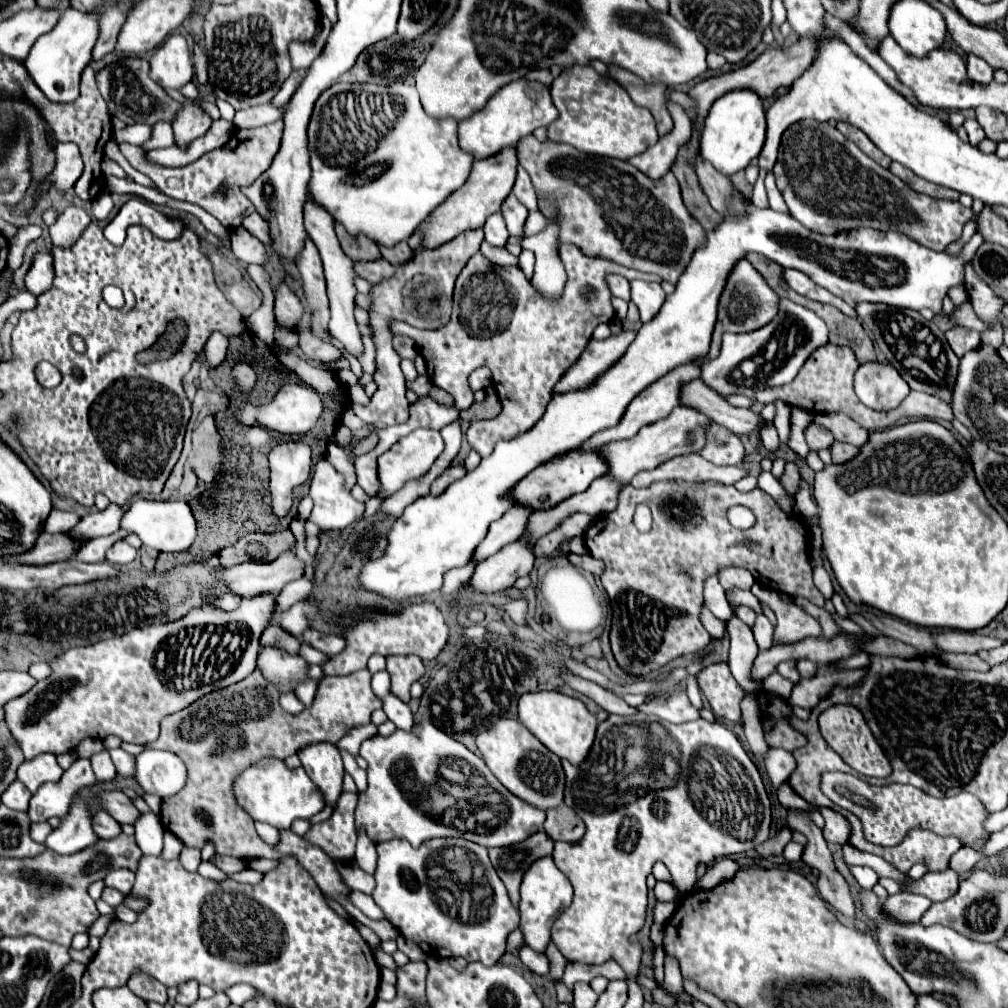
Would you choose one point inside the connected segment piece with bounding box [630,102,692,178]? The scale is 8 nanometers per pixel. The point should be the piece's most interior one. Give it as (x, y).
(658, 159)

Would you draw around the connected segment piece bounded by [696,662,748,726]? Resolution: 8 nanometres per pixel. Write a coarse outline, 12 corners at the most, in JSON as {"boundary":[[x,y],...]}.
{"boundary":[[728,662],[696,678],[714,716],[744,726],[740,704],[748,692]]}

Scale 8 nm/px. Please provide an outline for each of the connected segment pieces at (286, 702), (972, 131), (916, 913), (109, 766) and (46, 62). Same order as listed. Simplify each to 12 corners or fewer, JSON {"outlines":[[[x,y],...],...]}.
{"outlines":[[[294,692],[280,698],[282,706],[288,714],[298,714],[304,710]],[[966,118],[964,128],[970,144],[976,144],[986,136],[976,118]],[[900,892],[888,896],[882,910],[896,922],[920,922],[932,902]],[[108,750],[90,758],[98,782],[116,776]],[[68,10],[24,68],[50,102],[70,104],[100,14]]]}

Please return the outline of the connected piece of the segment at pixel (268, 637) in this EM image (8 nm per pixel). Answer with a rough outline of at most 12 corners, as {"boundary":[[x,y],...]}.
{"boundary":[[280,624],[264,630],[260,644],[274,644],[288,652],[298,652],[298,636]]}

